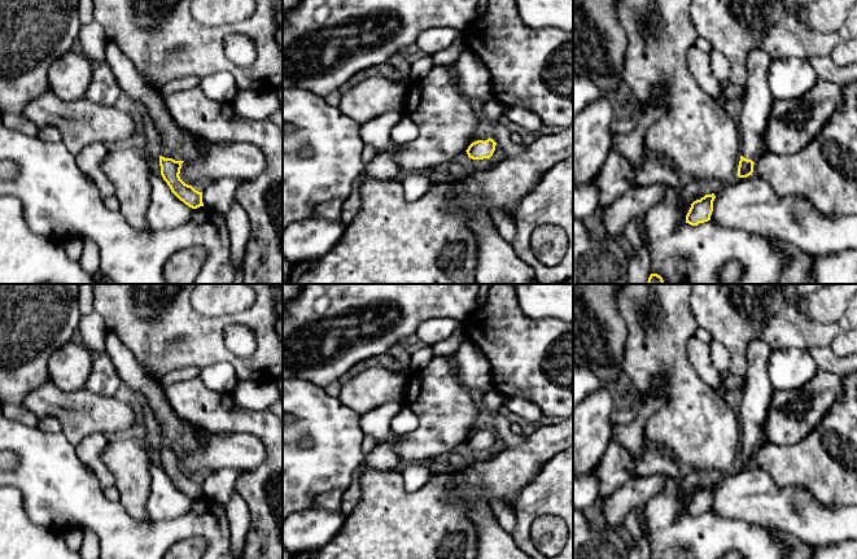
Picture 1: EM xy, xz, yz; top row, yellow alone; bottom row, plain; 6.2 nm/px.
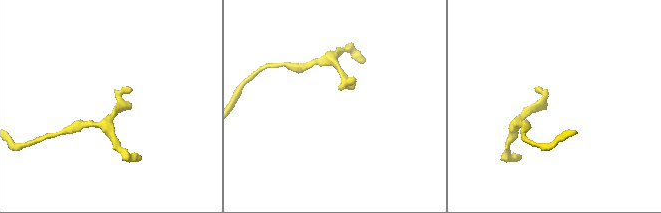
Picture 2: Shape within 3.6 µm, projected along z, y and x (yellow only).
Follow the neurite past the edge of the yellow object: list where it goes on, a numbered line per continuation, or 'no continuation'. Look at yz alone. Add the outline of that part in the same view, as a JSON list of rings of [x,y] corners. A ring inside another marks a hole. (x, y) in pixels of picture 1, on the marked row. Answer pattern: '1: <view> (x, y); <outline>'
1: yz (757, 100); [[[761,49],[751,51],[747,58],[747,79],[739,122],[740,156],[753,162],[766,152],[765,132],[774,102],[766,83],[770,61],[769,54]]]

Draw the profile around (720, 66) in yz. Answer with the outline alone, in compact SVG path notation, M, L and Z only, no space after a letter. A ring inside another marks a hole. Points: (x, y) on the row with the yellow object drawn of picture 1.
M713 49L710 53L710 69L713 75L721 82L727 83L730 74L730 64L725 54Z

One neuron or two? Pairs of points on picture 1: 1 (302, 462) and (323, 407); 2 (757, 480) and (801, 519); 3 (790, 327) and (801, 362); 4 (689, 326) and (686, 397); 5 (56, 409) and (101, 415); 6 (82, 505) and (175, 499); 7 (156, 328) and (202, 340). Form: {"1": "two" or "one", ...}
{"1": "one", "2": "one", "3": "two", "4": "one", "5": "one", "6": "two", "7": "one"}

